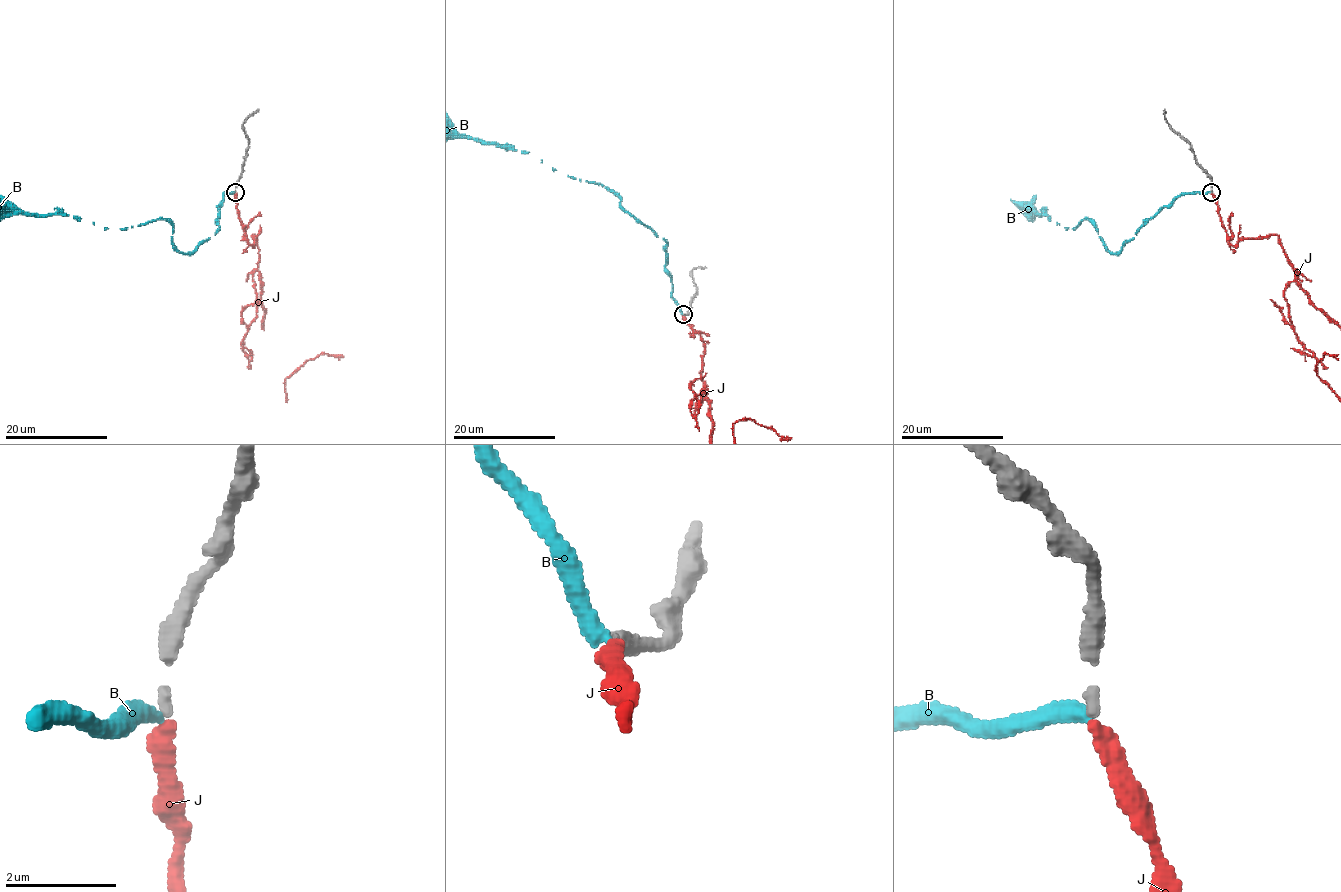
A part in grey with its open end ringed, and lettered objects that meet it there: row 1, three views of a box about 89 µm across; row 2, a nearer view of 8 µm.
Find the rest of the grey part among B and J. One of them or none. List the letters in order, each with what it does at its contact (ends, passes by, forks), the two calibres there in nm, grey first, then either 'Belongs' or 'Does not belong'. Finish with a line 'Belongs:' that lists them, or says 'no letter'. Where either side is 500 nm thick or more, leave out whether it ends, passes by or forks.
B: It ends there. Thickness 160 nm (grey) against 320 nm. Does not belong
J: It ends there. Thickness 150 nm (grey) against 340 nm. Belongs
Belongs: J

